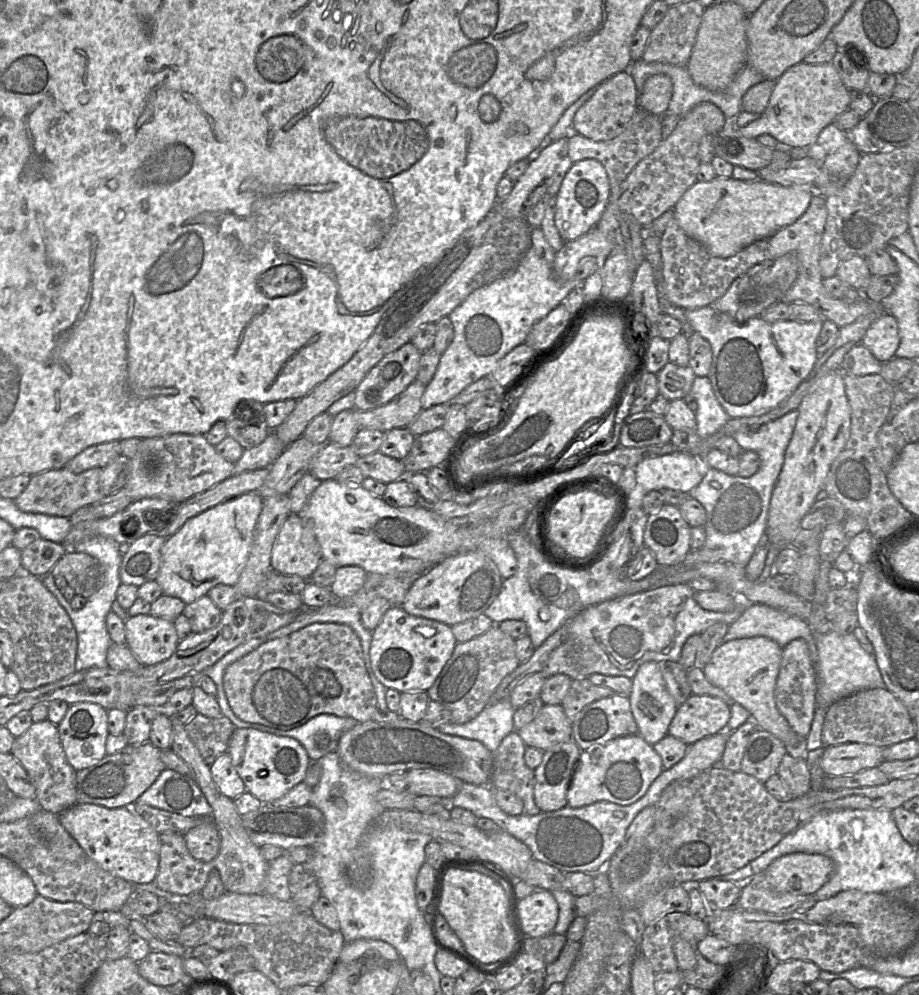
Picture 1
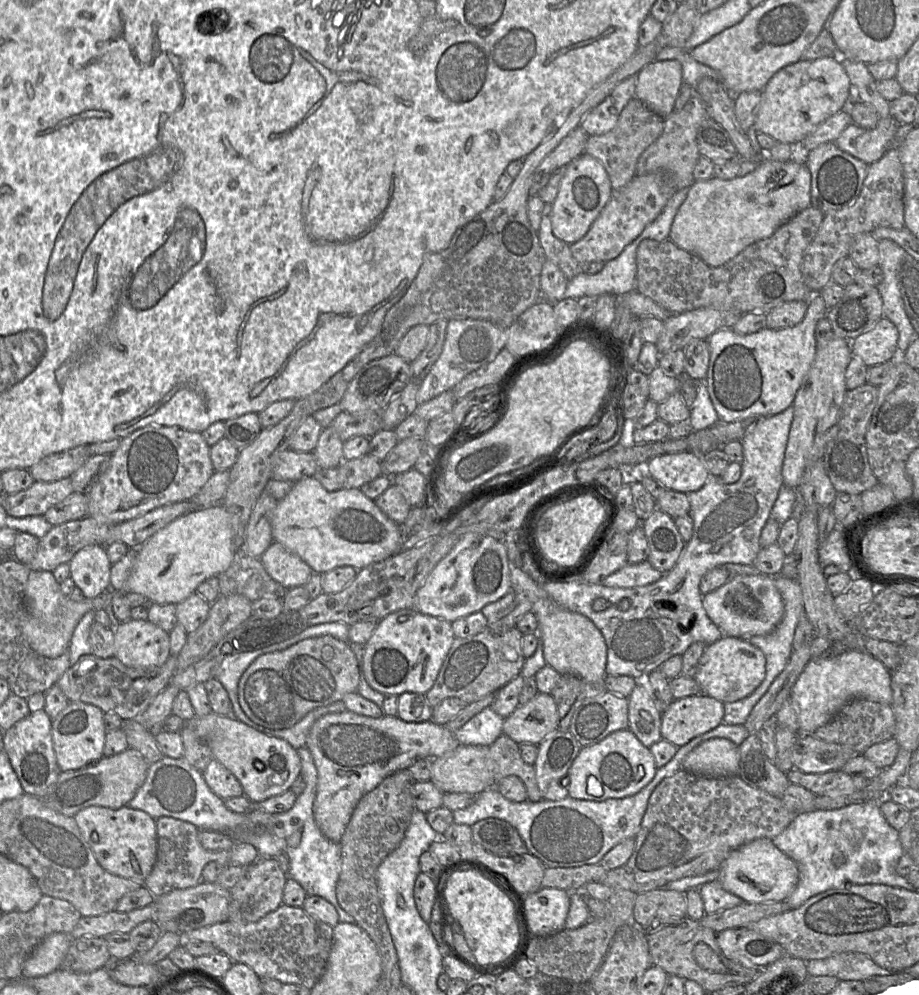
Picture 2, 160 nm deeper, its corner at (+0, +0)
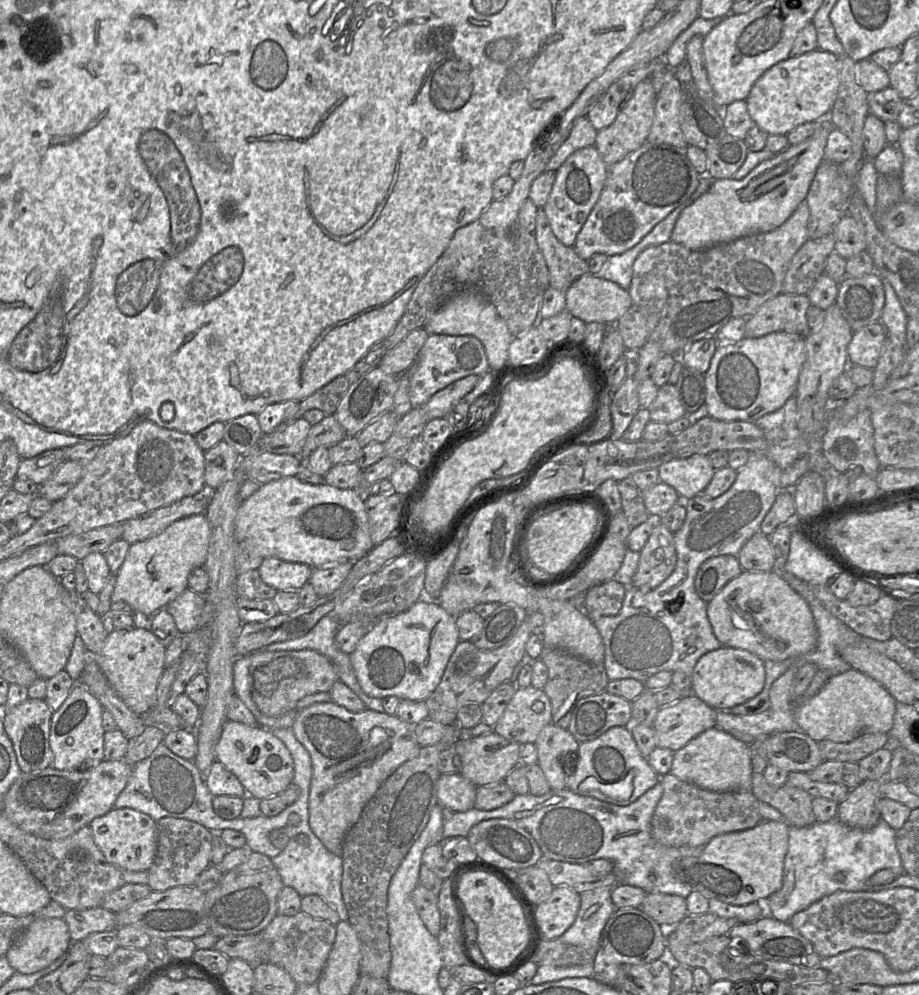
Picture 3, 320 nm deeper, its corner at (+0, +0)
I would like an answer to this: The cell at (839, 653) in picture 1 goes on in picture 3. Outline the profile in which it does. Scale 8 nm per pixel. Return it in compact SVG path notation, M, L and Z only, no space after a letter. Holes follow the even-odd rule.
M850 668L831 676L813 697L797 703L794 718L799 729L816 742L849 742L863 733L888 733L893 727L896 702L878 681Z

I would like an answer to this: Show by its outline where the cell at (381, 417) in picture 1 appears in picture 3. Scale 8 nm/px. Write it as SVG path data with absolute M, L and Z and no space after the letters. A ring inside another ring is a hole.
M335 415L326 416L319 423L311 426L300 457L305 462L307 457L318 447L330 447L346 437L346 431Z

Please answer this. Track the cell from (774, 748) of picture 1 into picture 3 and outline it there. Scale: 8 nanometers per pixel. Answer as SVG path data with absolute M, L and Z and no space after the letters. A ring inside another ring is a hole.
M752 772L752 785L750 791L759 801L777 809L783 815L784 821L789 826L806 827L816 822L812 810L813 798L800 788L789 786L787 784L778 788L772 787L766 782L763 773Z

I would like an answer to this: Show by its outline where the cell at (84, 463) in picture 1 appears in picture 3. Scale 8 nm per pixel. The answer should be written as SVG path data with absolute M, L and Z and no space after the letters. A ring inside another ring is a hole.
M61 448L44 451L32 458L21 459L16 478L27 478L40 486L50 479L66 460L65 451Z

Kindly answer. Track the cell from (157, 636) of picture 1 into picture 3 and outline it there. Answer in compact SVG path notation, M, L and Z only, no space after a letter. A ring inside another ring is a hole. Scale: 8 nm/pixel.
M133 626L129 629L114 630L108 634L101 651L94 657L116 694L130 710L142 715L155 705L158 682L165 669L165 651L166 647L151 630Z

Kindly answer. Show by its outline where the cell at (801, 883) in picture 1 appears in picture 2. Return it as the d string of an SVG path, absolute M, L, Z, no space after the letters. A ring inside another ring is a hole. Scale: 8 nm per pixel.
M760 838L733 850L720 866L720 881L747 903L785 901L796 889L797 864L780 851L772 840Z

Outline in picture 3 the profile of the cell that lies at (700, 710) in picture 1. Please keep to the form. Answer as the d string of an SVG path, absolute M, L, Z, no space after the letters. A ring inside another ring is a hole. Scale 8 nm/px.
M693 694L659 709L653 723L656 745L675 752L702 732L716 727L717 711Z

